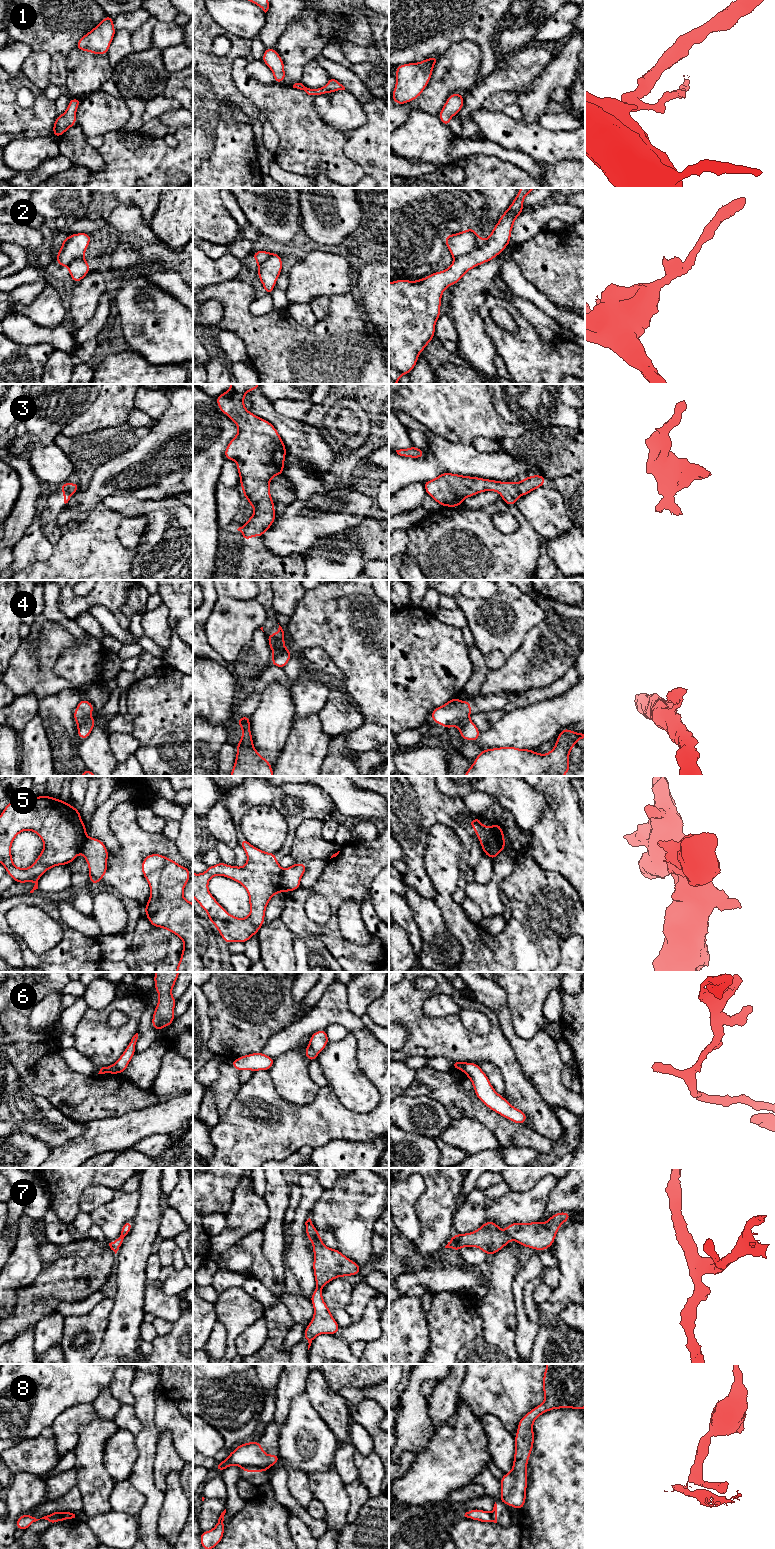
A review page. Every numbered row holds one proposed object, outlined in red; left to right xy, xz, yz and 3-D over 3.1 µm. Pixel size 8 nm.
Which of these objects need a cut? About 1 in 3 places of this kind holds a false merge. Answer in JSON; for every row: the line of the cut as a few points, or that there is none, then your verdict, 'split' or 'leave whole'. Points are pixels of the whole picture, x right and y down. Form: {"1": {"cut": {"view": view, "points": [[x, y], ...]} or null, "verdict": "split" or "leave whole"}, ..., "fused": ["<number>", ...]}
{"1": {"cut": null, "verdict": "leave whole"}, "2": {"cut": {"view": "yz", "points": [[484, 240], [477, 248], [454, 259]]}, "verdict": "split"}, "3": {"cut": null, "verdict": "leave whole"}, "4": {"cut": {"view": "xz", "points": [[287, 649], [283, 649], [273, 655]]}, "verdict": "split"}, "5": {"cut": {"view": "yz", "points": [[504, 845], [498, 842], [490, 842], [483, 850]]}, "verdict": "split"}, "6": {"cut": {"view": "xz", "points": [[308, 1046], [317, 1054]]}, "verdict": "split"}, "7": {"cut": null, "verdict": "leave whole"}, "8": {"cut": {"view": "xz", "points": [[242, 1466], [259, 1466], [267, 1470]]}, "verdict": "split"}, "fused": ["2", "4", "5", "6", "8"]}

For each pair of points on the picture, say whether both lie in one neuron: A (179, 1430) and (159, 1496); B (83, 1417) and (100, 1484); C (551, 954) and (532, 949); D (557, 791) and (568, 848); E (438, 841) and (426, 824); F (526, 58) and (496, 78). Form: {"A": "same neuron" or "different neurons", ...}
{"A": "different neurons", "B": "different neurons", "C": "same neuron", "D": "same neuron", "E": "different neurons", "F": "same neuron"}

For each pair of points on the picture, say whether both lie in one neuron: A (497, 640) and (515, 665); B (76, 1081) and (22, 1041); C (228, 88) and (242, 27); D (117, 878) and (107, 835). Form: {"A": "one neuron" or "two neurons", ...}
{"A": "two neurons", "B": "one neuron", "C": "two neurons", "D": "two neurons"}

